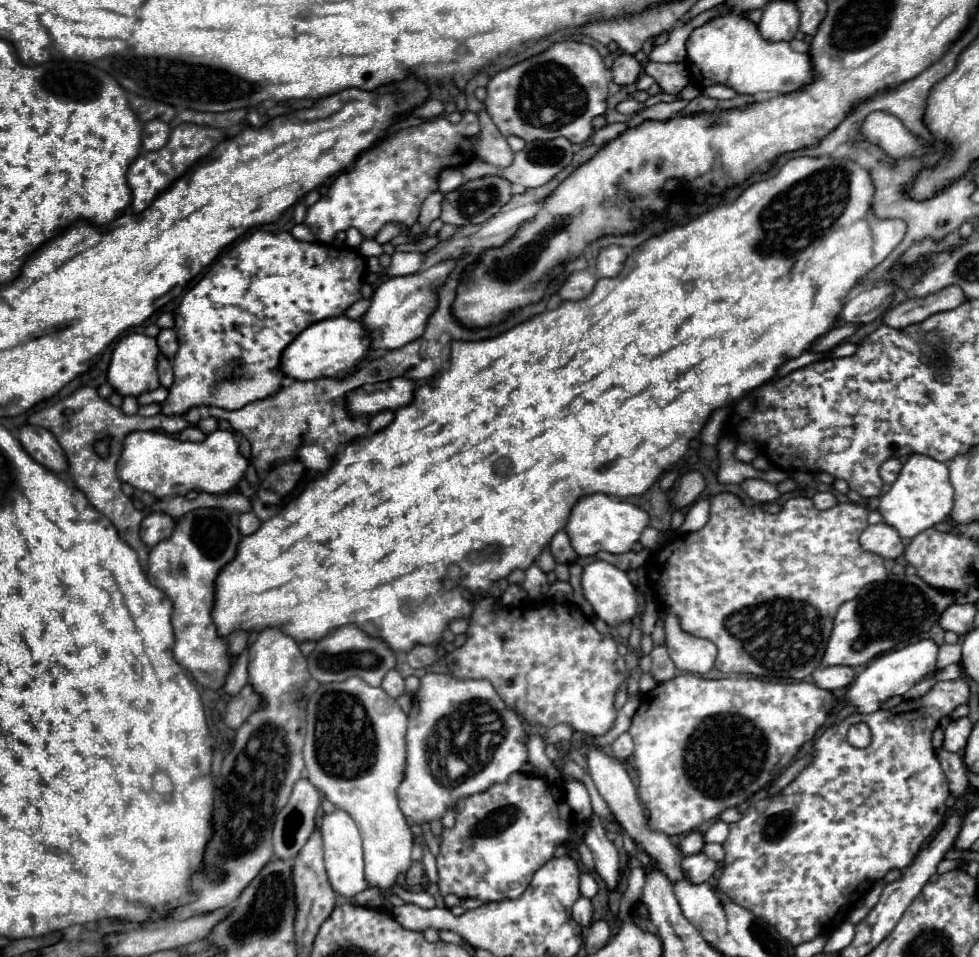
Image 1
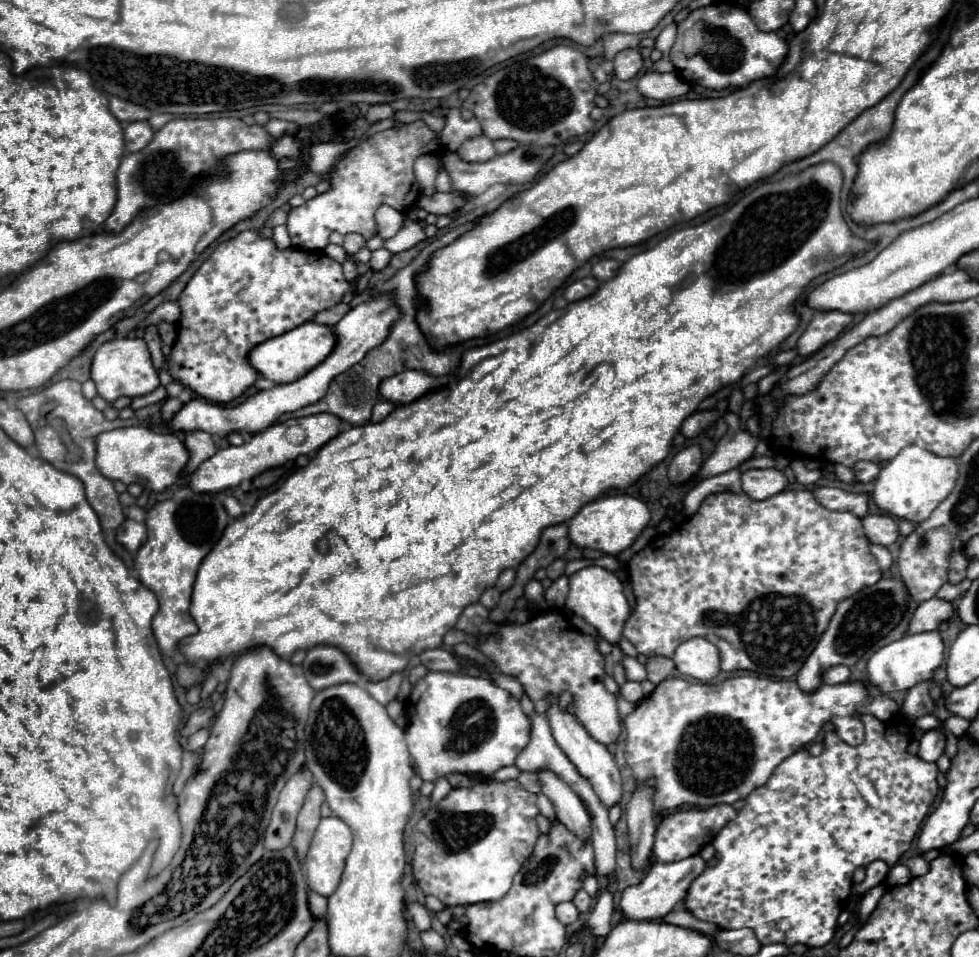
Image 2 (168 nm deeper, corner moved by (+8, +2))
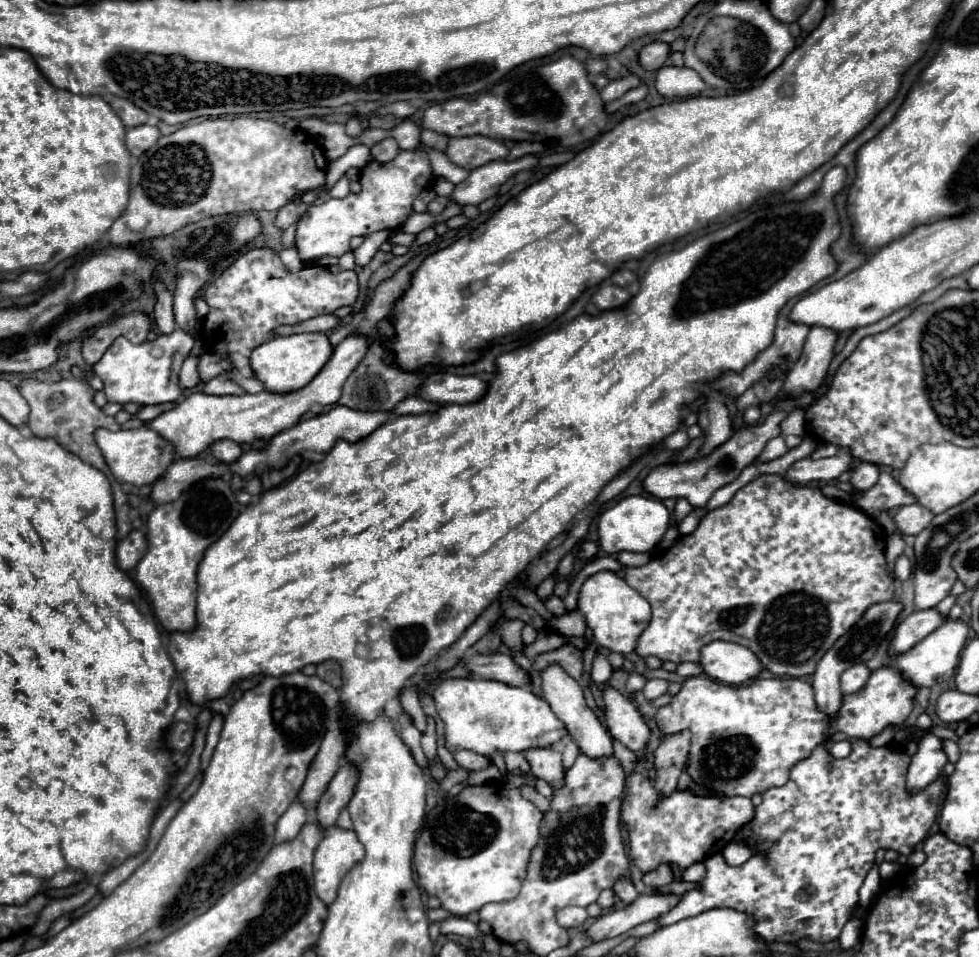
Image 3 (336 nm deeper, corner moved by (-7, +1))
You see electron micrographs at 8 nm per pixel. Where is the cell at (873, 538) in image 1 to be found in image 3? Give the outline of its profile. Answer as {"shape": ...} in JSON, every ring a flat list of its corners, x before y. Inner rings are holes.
{"shape":[[903,505,895,513,895,525,903,535,919,535,935,515,923,505]]}

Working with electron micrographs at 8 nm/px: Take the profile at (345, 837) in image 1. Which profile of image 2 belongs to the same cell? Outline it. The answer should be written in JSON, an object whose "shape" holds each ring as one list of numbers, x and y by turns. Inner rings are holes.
{"shape":[[336,816,322,818,318,828,316,828,316,834,312,838,308,856,306,856,306,874,308,874,310,890,314,890,322,896,330,896,340,884,344,864,346,864,346,858,348,858,350,850,352,850,352,832,350,832,350,828]]}

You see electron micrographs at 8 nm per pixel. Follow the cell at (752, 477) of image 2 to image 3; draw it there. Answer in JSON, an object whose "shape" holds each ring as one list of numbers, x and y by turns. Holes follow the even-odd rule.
{"shape":[[839,449,837,455,833,457,823,457,823,459,811,459,805,457,797,461,795,465,789,467,785,477,791,483,811,483,811,481,831,481,837,479,843,471,849,469,853,463,853,455,849,449]]}

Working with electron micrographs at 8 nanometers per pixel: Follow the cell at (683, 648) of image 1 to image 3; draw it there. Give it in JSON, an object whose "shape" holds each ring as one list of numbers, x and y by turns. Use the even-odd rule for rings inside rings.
{"shape":[[713,641,701,649,701,665,711,679,727,685,741,685,761,673,759,657,743,645]]}

